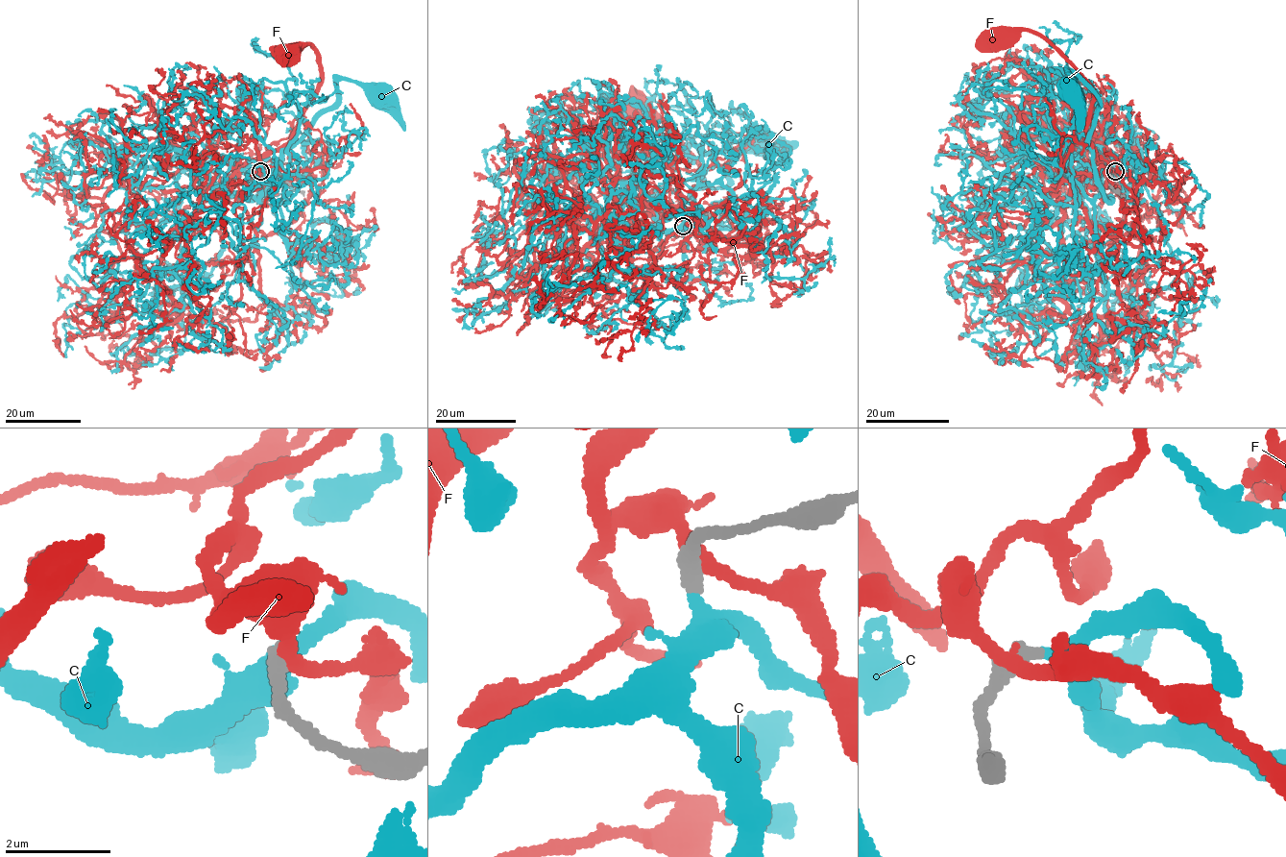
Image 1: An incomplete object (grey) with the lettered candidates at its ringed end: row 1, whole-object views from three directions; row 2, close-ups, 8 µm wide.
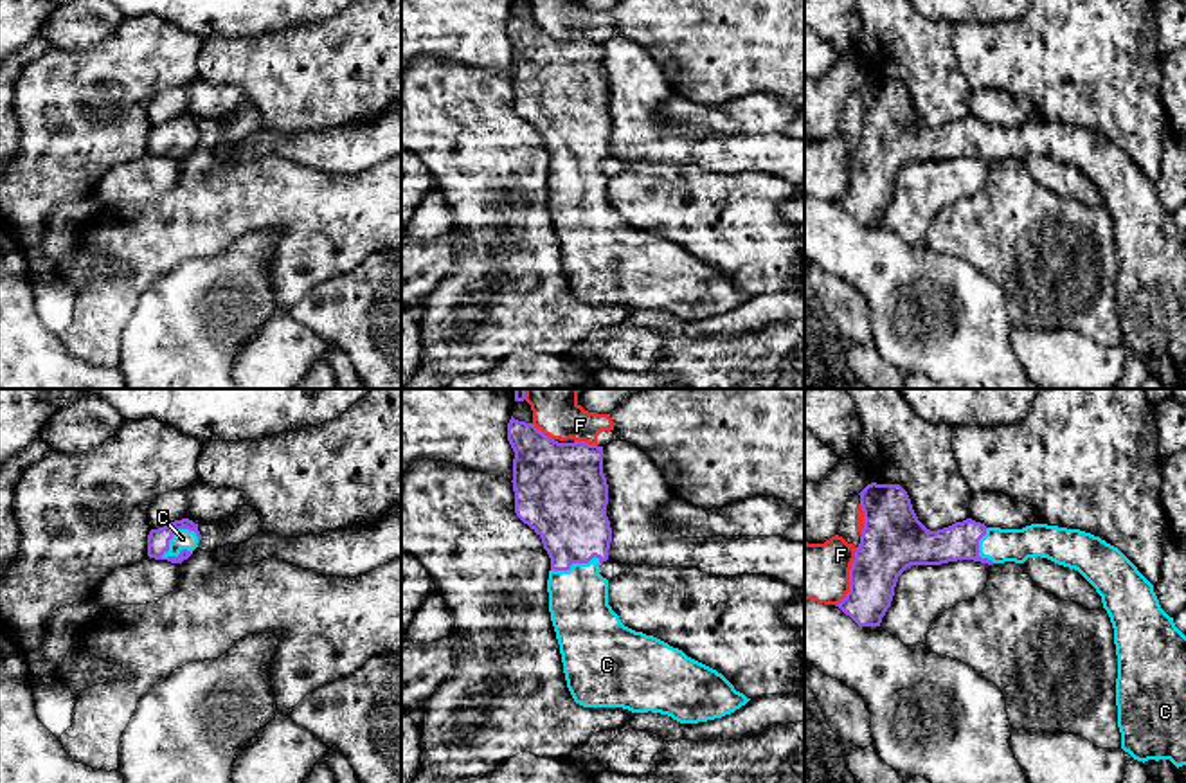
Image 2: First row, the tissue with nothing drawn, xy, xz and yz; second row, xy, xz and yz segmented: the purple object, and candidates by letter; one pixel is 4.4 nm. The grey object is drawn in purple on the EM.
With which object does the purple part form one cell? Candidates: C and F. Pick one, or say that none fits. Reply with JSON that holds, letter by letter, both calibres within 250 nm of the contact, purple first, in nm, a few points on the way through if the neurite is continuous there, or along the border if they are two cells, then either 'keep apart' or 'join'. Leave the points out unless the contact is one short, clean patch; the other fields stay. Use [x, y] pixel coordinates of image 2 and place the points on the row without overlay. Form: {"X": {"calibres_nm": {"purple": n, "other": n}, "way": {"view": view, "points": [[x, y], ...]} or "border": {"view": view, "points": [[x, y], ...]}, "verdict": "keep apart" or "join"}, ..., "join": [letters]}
{"C": {"calibres_nm": {"purple": 100, "other": 90}, "way": {"view": "xy", "points": [[159, 135], [173, 130], [182, 135]]}, "verdict": "join"}, "F": {"calibres_nm": {"purple": 280, "other": 260}, "verdict": "keep apart"}, "join": ["C"]}

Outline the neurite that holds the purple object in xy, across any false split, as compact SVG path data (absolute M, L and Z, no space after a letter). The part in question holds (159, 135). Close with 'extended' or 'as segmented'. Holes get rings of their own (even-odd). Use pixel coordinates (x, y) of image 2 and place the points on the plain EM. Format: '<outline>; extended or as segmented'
M189 115L169 119L164 124L151 126L148 131L148 153L182 160L198 144L202 131L198 121Z; extended

